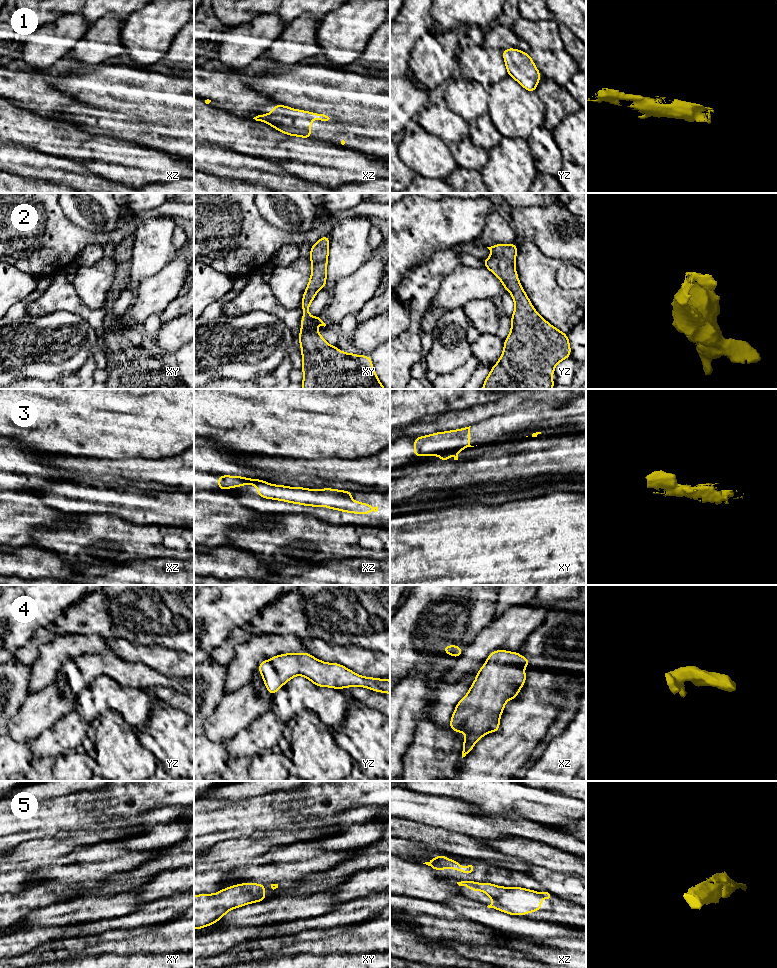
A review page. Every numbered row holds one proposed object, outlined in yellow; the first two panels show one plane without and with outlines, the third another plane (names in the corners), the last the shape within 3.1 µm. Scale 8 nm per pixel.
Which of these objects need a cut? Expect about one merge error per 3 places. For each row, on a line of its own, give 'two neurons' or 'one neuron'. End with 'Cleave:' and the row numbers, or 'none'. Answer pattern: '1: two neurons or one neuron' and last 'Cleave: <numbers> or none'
1: one neuron
2: one neuron
3: two neurons
4: two neurons
5: one neuron
Cleave: 3, 4

